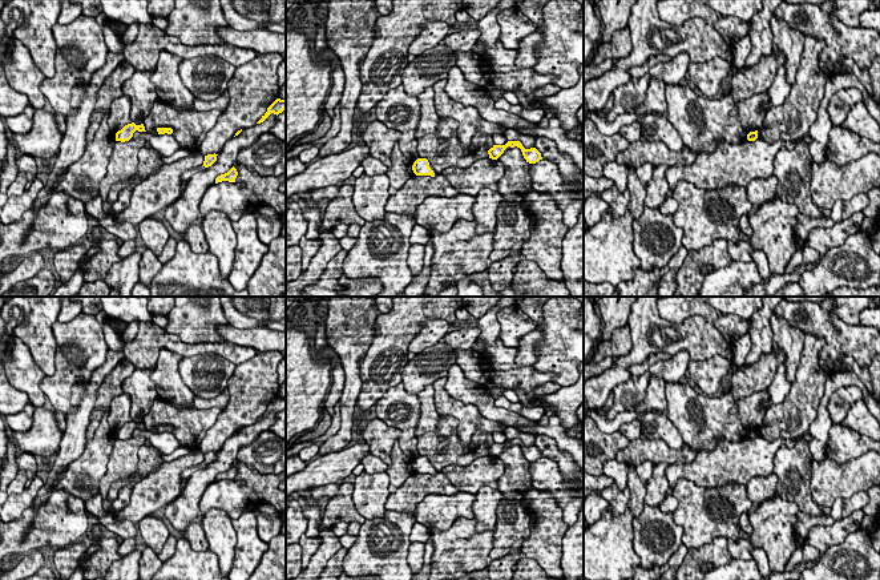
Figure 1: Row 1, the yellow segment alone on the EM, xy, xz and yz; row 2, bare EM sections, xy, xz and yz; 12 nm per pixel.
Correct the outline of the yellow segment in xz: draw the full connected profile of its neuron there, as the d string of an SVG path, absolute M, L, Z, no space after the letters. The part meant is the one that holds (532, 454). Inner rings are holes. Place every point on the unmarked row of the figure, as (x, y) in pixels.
M508 439L505 443L493 443L488 448L489 456L497 458L504 451L504 448L508 444L510 444L510 446L514 446L514 444L520 446L521 450L522 450L524 456L529 462L536 462L540 458L542 458L541 451L536 446L525 447L520 439Z

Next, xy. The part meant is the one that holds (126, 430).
M134 420L125 423L121 428L116 431L116 439L129 439L133 435L133 431L138 430L146 430L144 422L136 423Z

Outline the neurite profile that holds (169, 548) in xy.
M169 535L162 551L158 553L160 560L164 563L169 560L175 552L177 537Z

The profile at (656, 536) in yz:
M643 504L638 517L633 517L633 548L646 569L665 565L682 544L683 528L674 521L674 513Z

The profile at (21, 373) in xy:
M17 337L12 350L12 361L4 364L5 375L11 386L28 394L35 407L44 407L47 396L40 388L45 374L35 363L33 357Z

